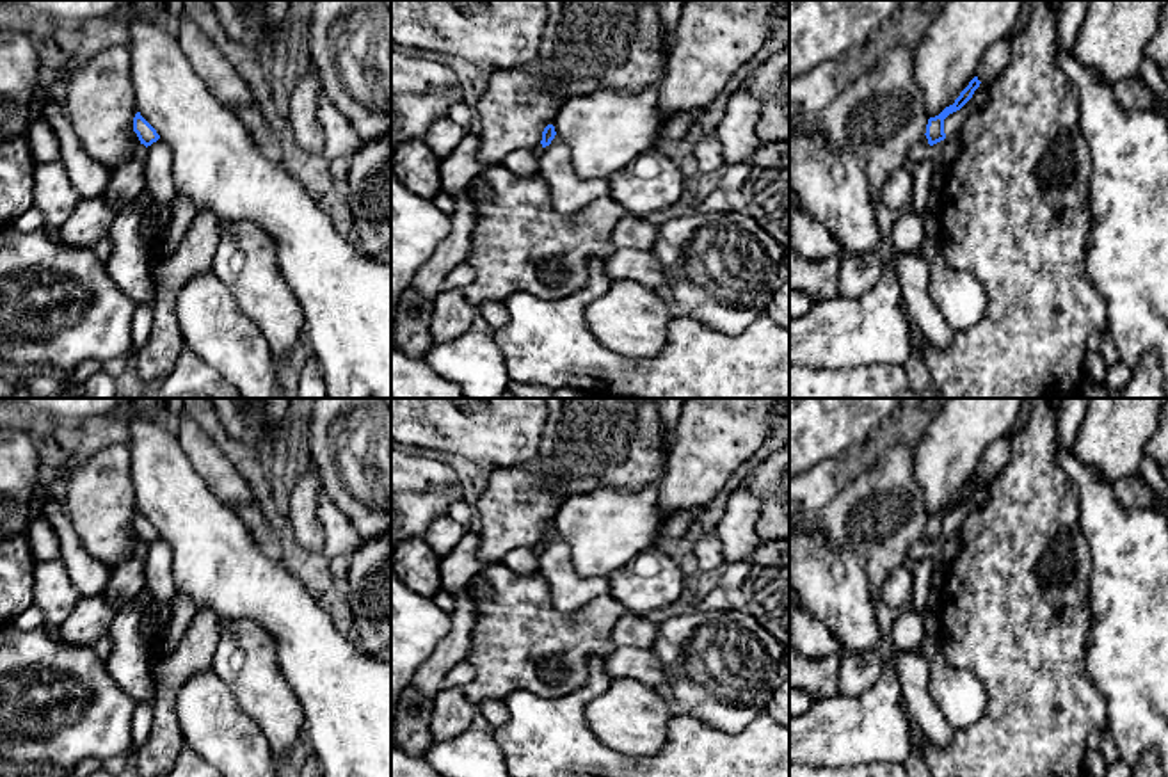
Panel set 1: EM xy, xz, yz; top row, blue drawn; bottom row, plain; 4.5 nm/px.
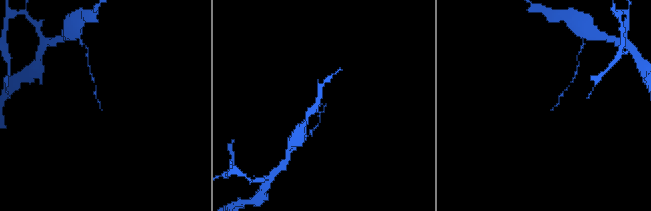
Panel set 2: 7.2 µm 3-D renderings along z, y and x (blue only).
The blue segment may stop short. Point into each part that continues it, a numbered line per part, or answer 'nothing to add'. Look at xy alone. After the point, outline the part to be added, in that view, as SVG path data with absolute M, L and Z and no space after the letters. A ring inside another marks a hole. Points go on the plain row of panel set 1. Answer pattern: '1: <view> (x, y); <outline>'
nothing to add

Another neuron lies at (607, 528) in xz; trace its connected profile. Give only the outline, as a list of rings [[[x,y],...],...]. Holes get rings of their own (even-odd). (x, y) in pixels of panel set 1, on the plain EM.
[[[647,484],[642,491],[601,487],[576,494],[564,501],[551,523],[571,548],[572,565],[580,576],[610,576],[656,546],[665,516],[660,509],[658,484]]]

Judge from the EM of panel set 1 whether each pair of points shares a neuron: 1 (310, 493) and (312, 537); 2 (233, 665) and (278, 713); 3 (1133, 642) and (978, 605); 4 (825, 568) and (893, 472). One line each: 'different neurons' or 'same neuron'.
1: same neuron
2: same neuron
3: different neurons
4: different neurons

